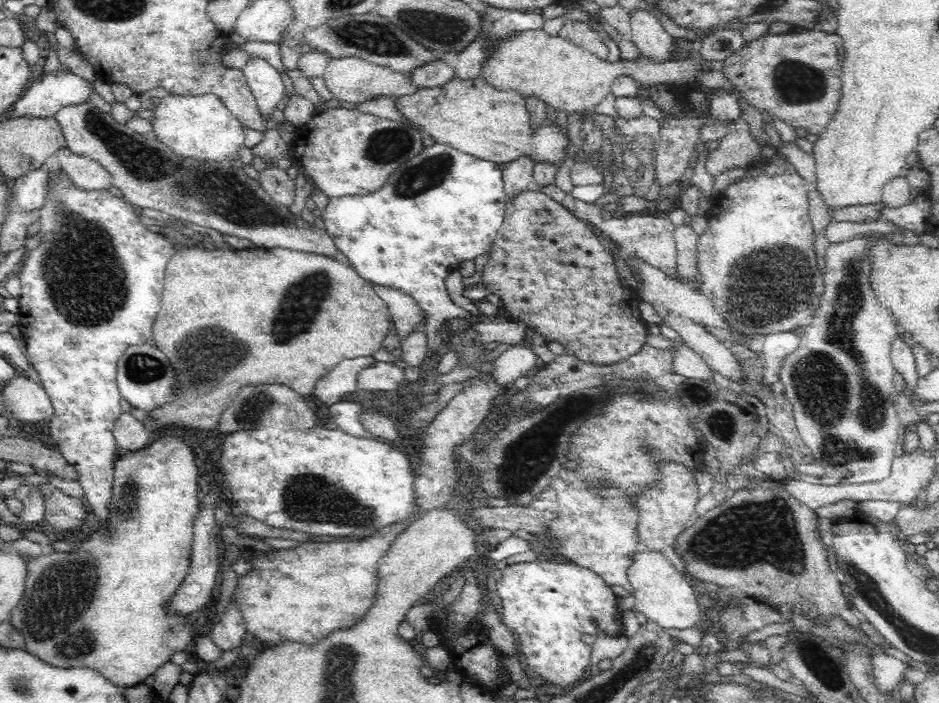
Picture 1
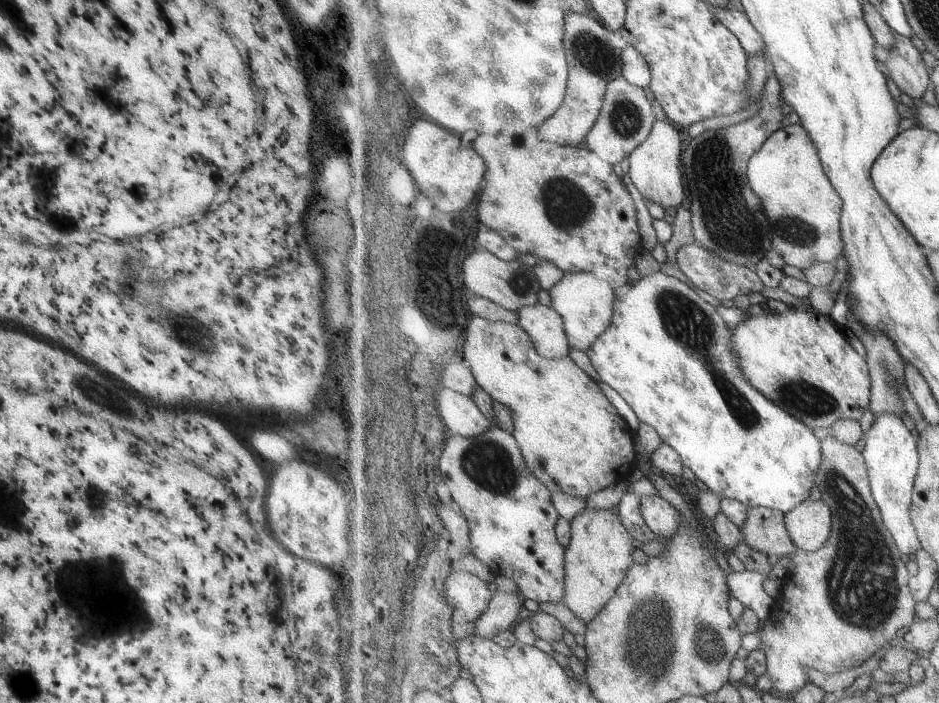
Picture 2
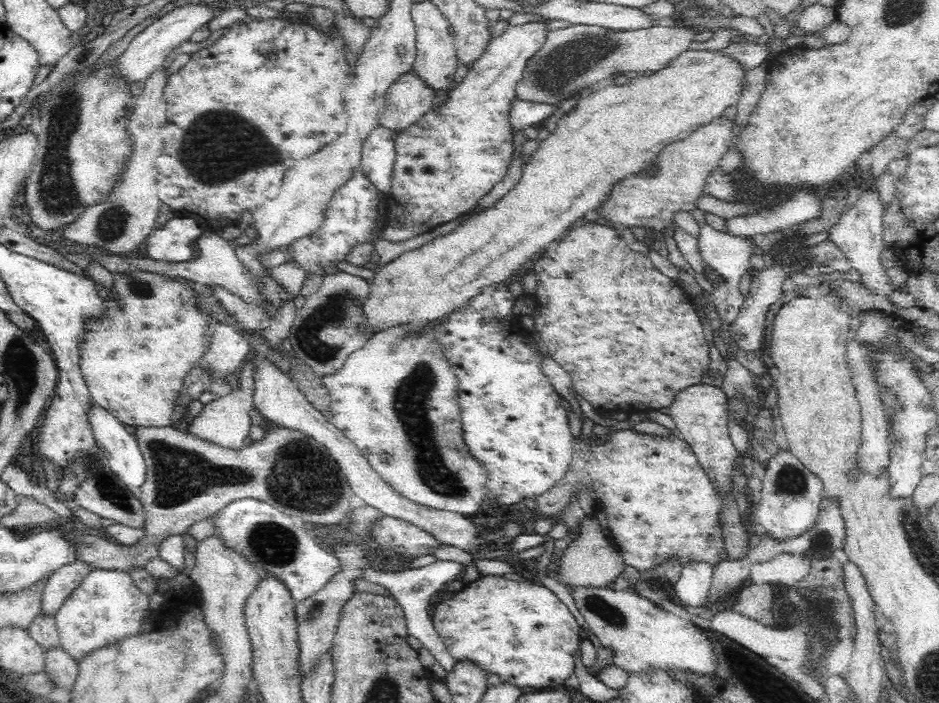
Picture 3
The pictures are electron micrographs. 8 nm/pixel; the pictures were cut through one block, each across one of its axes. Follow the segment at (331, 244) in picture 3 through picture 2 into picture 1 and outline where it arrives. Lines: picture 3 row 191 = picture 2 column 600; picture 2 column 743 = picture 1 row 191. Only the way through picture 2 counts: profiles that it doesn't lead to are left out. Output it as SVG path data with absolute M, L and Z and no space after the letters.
M435 143L400 164L374 192L354 196L330 197L328 206L321 210L322 222L338 250L354 264L352 269L370 286L384 286L401 290L419 303L424 314L424 332L427 337L427 357L446 349L439 335L439 327L451 318L471 317L468 311L450 299L444 285L448 274L466 260L475 260L491 248L505 217L506 197L502 183L502 166L482 160L452 148Z

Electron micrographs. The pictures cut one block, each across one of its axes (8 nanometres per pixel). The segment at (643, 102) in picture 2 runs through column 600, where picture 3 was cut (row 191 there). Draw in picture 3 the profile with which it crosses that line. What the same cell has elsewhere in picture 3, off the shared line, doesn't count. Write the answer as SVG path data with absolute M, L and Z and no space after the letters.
M158 67L143 80L142 94L134 100L130 122L128 122L128 131L134 139L134 154L128 160L124 181L114 188L114 192L110 192L106 202L84 210L76 222L64 228L61 236L64 240L68 240L68 244L83 250L98 248L114 256L127 257L128 254L134 256L138 252L138 246L144 244L154 230L161 203L158 195L155 194L153 164L163 145L161 128L166 122L167 110L163 93L169 80L168 76L170 74L166 67Z

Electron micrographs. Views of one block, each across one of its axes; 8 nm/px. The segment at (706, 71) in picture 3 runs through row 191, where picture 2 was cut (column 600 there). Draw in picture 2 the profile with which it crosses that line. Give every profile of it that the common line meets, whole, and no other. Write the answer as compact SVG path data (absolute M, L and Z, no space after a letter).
M586 507L572 520L573 536L565 553L565 598L563 604L588 624L615 596L633 566L633 535L617 509Z

